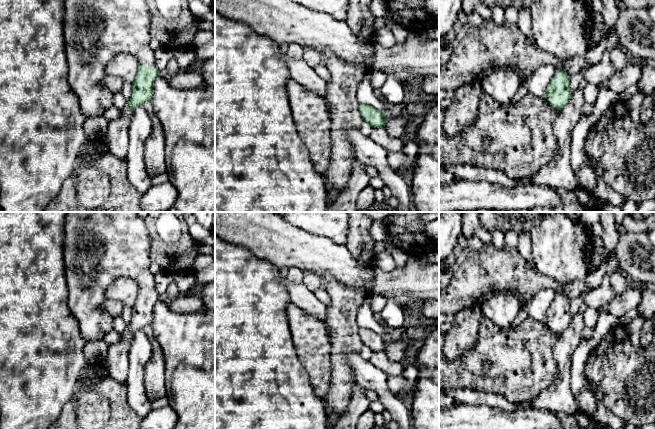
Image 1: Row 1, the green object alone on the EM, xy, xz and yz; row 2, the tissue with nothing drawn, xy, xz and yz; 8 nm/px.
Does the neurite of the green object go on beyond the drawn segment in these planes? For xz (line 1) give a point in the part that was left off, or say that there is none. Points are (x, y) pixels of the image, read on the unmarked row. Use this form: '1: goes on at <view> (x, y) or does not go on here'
1: does not go on here

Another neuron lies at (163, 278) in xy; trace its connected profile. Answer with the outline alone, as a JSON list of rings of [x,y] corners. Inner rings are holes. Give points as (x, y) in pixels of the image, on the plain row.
[[[161,269],[157,274],[154,275],[154,282],[156,292],[161,298],[164,298],[167,287],[174,282],[174,272]]]

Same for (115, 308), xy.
[[[108,300],[105,301],[105,309],[113,317],[120,317],[122,315],[125,305],[119,301]]]

